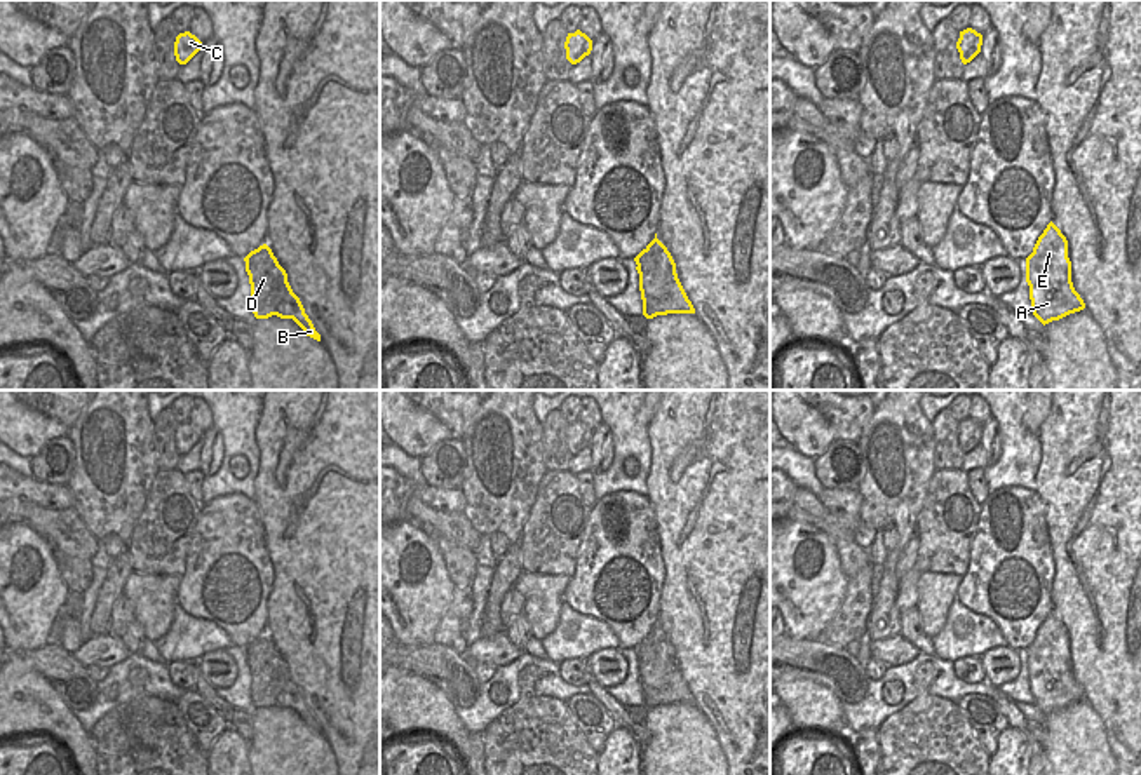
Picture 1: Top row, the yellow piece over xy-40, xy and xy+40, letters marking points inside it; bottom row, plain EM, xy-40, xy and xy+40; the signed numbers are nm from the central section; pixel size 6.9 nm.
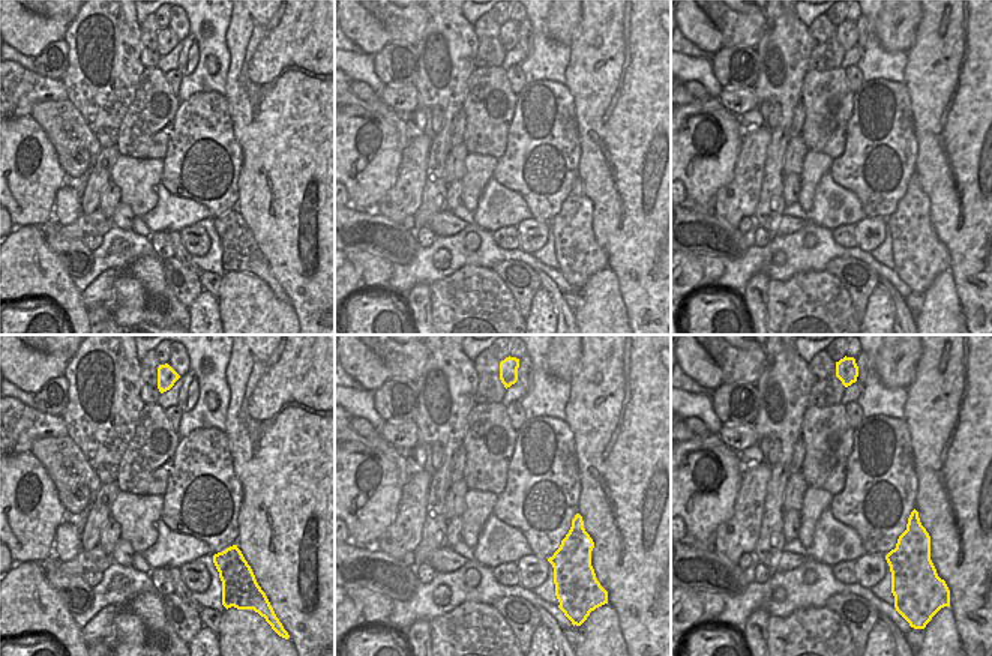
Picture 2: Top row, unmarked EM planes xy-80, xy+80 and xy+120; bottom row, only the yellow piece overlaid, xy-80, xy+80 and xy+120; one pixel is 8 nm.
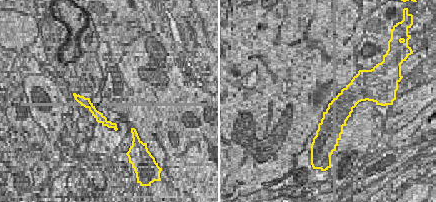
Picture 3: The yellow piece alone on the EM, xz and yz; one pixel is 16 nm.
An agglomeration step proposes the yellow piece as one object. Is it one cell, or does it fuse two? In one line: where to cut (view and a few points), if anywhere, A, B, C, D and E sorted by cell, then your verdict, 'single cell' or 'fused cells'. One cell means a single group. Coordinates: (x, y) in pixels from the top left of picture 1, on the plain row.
cut in xy along (647, 638), (652, 638), (675, 662); A C E / B D; fused cells

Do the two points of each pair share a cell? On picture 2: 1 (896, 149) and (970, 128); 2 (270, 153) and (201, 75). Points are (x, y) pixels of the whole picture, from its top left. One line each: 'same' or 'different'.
1: different
2: different

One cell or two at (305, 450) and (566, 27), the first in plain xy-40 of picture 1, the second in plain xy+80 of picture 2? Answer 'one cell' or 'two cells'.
two cells

